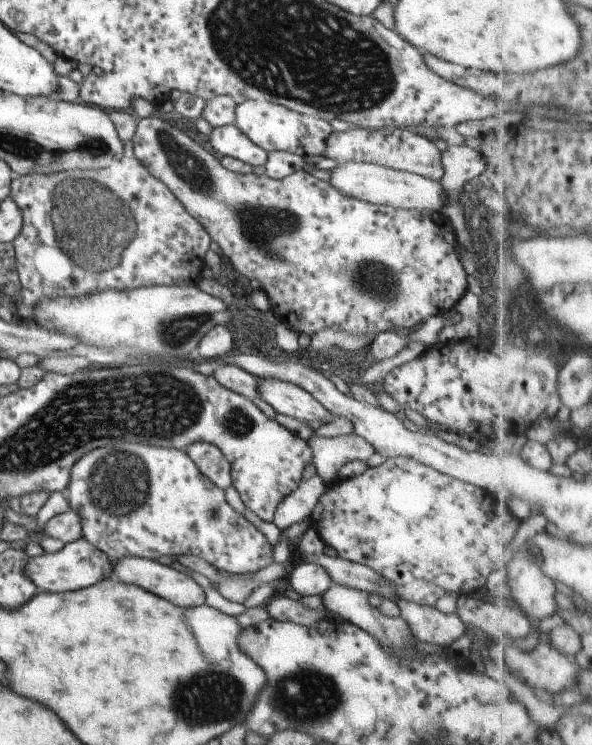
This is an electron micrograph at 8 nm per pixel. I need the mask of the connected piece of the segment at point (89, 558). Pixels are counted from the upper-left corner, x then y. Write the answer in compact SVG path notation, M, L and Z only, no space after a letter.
M82 537L66 543L61 550L53 554L43 553L30 558L24 567L26 576L36 585L37 591L61 593L77 591L91 587L96 583L112 578L112 562L103 552L96 550Z

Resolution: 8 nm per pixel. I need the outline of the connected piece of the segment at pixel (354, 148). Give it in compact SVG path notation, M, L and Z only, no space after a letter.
M350 126L343 132L333 131L324 144L321 157L332 160L337 165L349 162L370 163L395 171L404 171L431 181L439 181L442 178L440 151L436 148L436 144L407 129L392 127L365 129Z

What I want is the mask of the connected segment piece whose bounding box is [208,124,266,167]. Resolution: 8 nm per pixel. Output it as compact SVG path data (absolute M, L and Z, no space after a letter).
M233 124L213 127L208 137L213 151L219 152L223 157L233 157L251 167L266 162L266 153L244 137Z

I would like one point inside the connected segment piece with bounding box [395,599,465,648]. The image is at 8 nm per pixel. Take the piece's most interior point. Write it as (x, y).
(427, 625)

